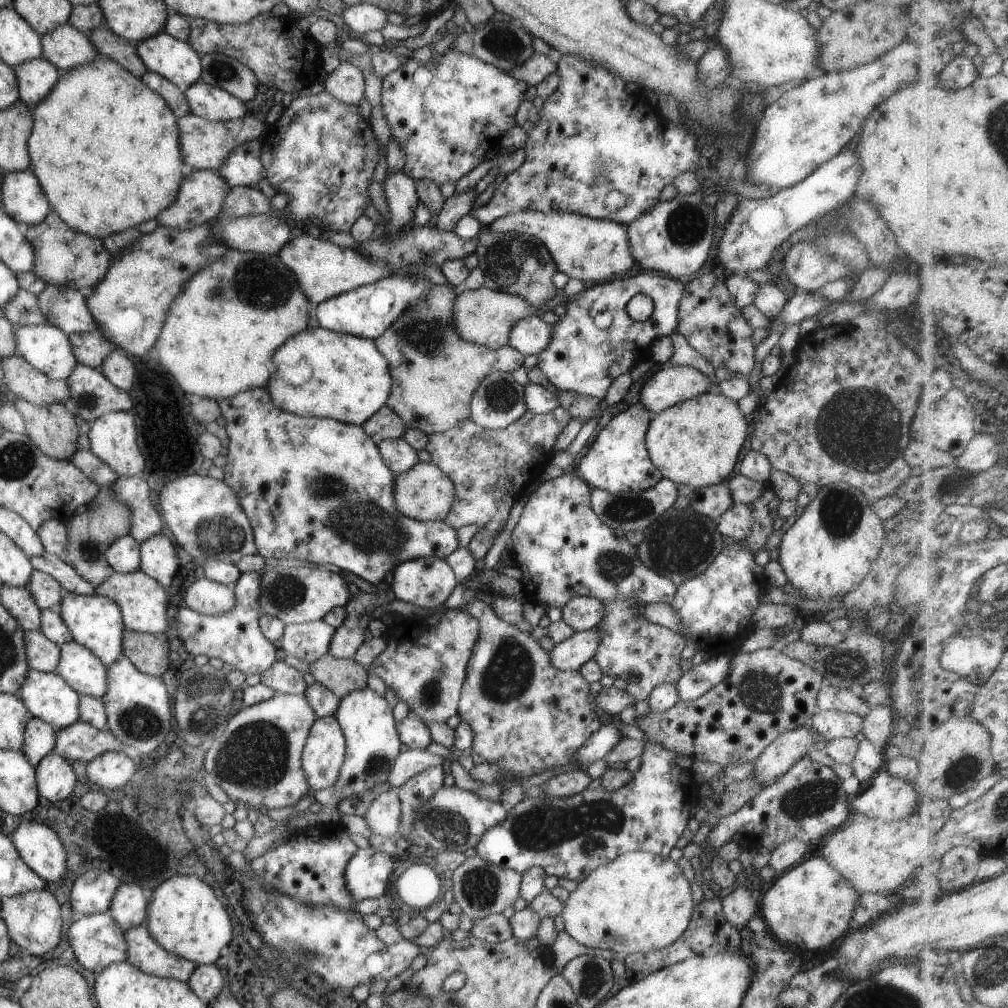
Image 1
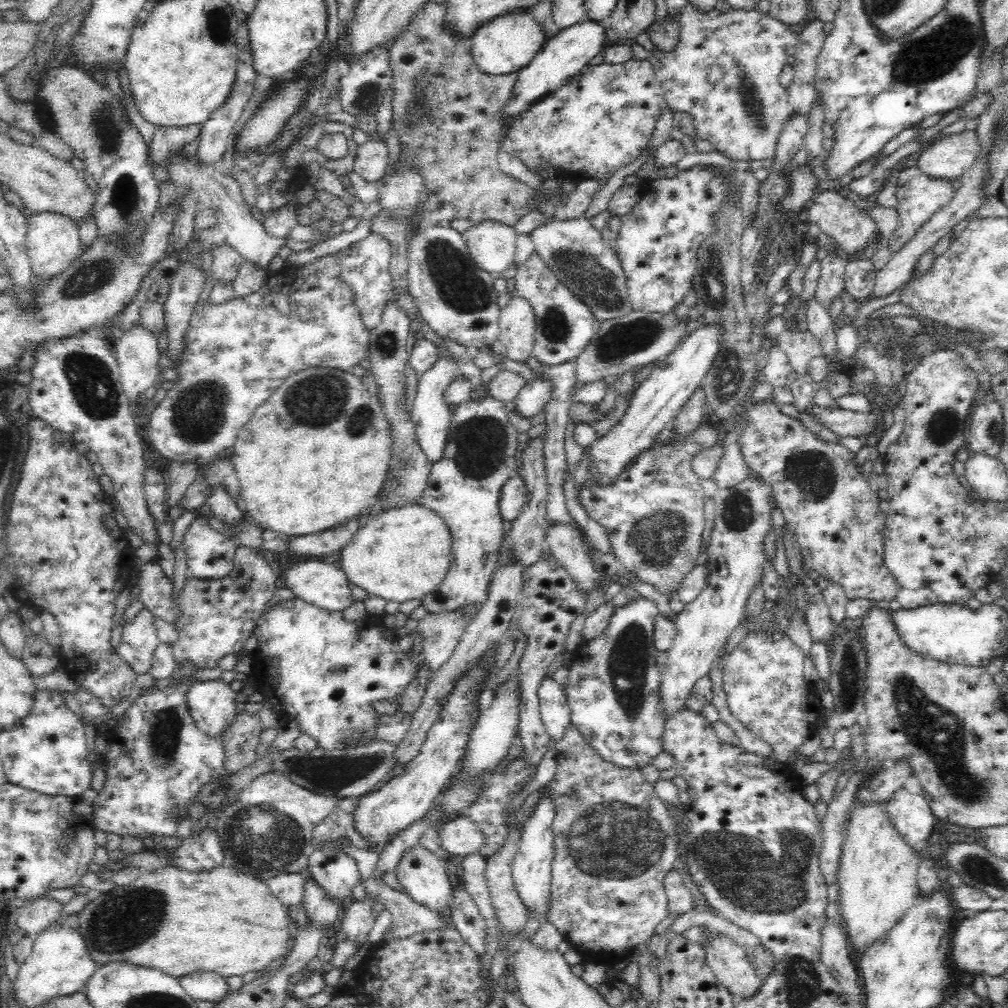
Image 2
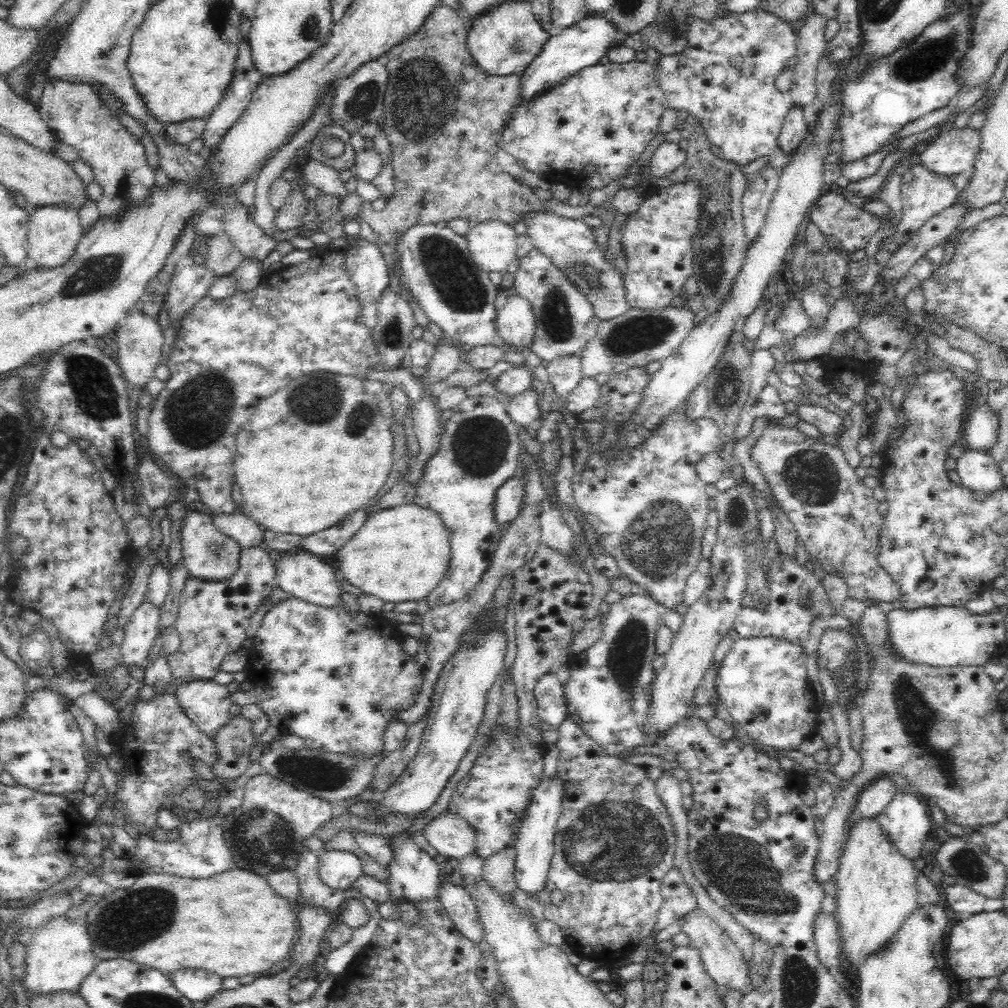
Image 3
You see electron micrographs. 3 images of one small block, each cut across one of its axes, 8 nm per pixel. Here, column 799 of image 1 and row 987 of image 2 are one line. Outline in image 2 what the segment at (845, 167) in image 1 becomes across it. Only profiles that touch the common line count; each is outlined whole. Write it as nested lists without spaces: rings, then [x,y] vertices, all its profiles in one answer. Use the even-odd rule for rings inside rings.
[[[190,972],[178,979],[184,992],[194,1000],[208,1000],[215,1003],[229,990],[225,979],[216,972]]]

